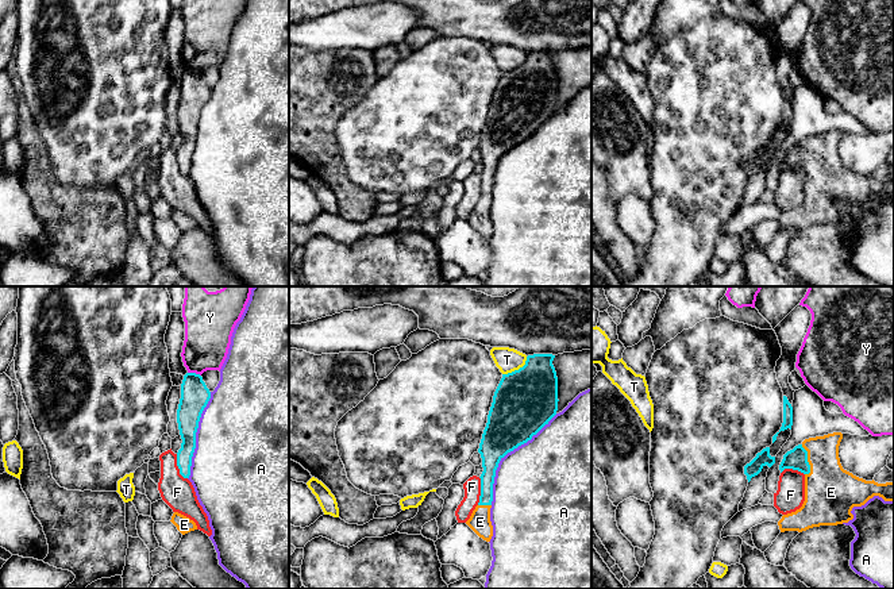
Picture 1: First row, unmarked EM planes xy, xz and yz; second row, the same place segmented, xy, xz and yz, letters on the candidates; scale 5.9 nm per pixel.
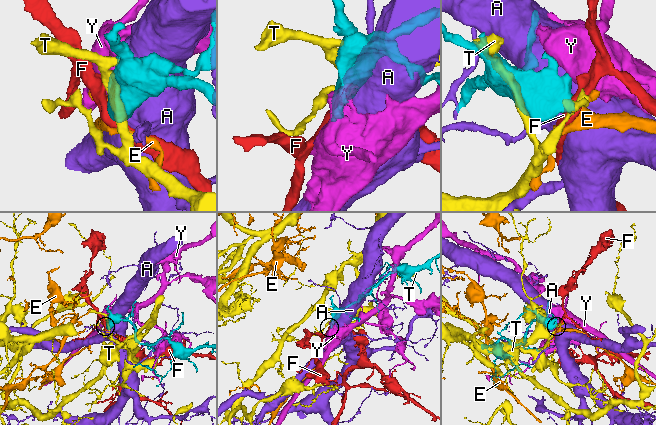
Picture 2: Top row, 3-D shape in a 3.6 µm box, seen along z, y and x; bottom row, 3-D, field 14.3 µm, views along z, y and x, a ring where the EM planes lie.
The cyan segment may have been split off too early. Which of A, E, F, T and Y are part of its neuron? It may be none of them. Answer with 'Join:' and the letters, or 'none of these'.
Join: E

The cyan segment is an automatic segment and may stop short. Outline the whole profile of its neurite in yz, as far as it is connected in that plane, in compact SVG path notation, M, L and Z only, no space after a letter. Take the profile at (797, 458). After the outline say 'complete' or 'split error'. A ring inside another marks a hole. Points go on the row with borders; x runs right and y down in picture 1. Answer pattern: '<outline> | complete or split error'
M841 432L809 438L783 455L779 465L781 473L785 469L793 469L805 474L805 501L795 512L782 516L778 521L781 532L802 532L813 527L848 523L853 519L852 508L864 505L874 496L894 501L894 482L866 481L843 469L839 458L841 439Z | split error

